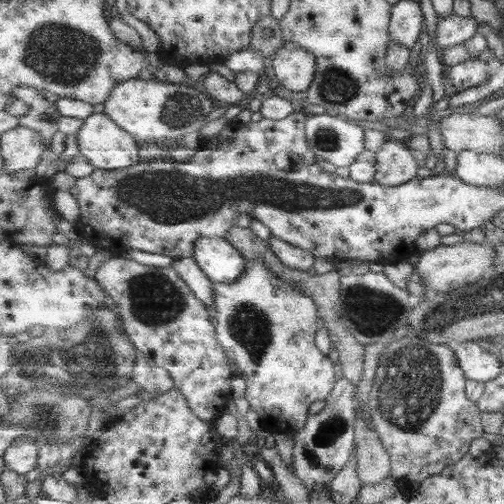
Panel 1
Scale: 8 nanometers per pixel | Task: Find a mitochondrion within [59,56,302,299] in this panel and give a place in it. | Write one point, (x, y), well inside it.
(183, 111)

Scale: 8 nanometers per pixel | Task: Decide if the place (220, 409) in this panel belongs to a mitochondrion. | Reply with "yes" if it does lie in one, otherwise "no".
no

